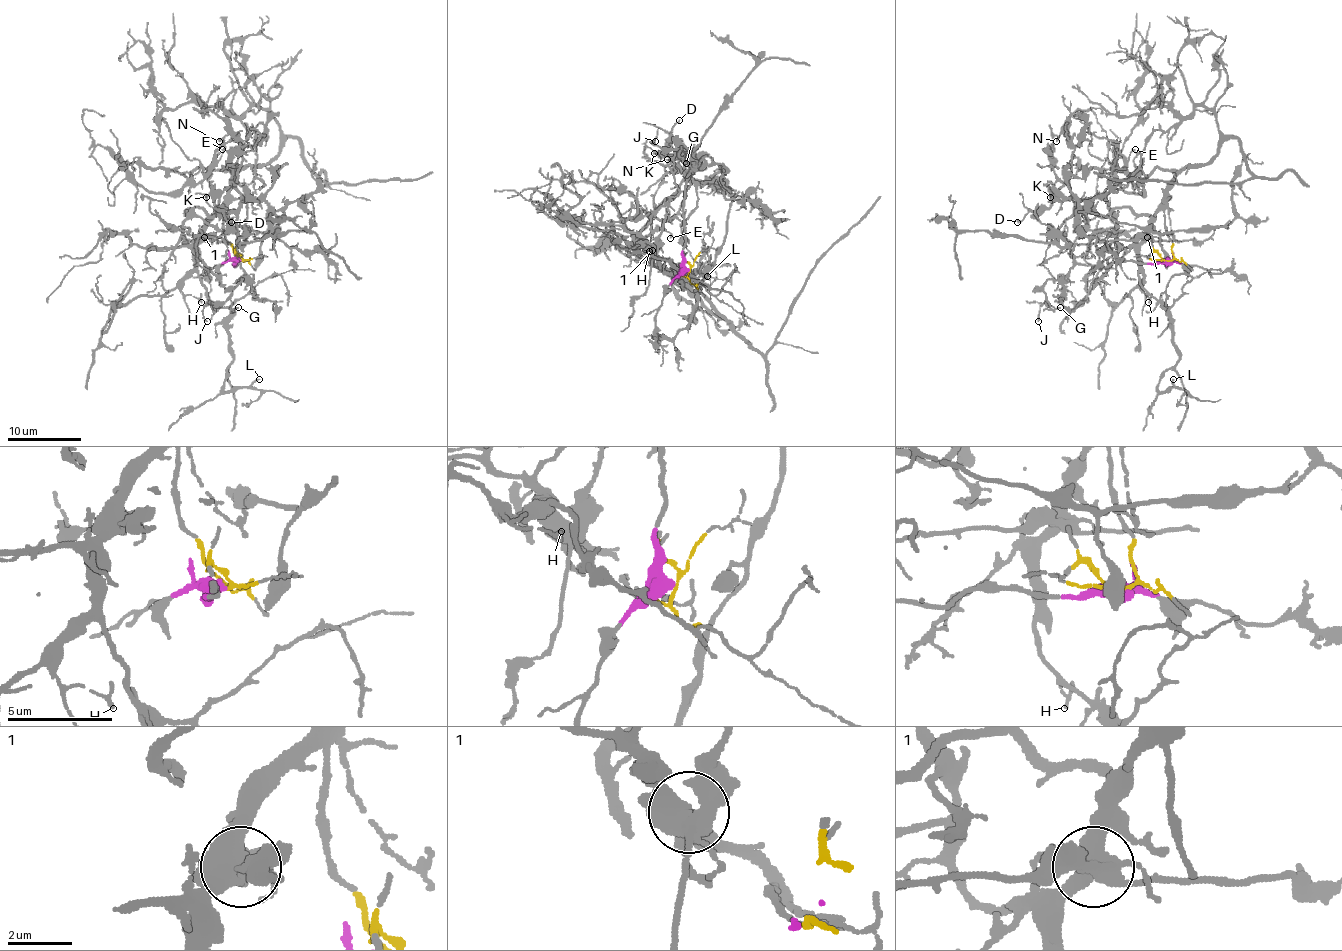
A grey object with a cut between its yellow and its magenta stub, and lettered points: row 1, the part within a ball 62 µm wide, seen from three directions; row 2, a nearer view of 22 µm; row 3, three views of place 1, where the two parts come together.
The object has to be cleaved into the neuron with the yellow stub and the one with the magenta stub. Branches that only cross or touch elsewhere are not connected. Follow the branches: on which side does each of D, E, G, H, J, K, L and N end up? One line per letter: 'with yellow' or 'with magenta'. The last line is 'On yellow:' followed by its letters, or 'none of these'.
D: with magenta
E: with yellow
G: with magenta
H: with yellow
J: with magenta
K: with magenta
L: with yellow
N: with magenta
On yellow: E, H, L

